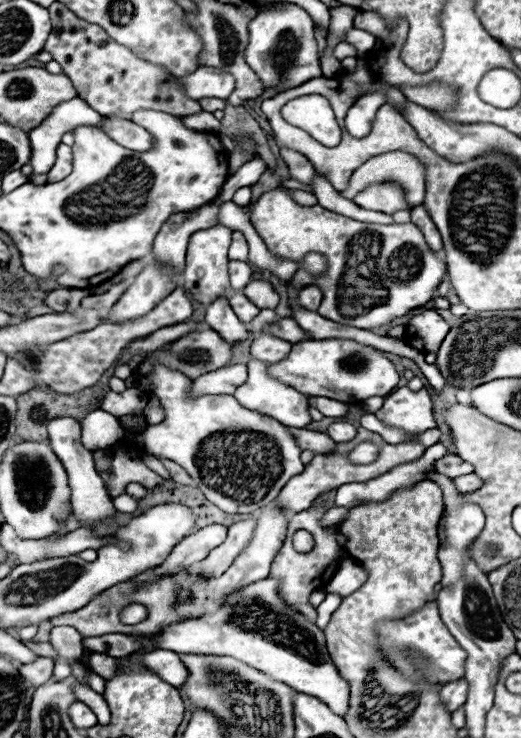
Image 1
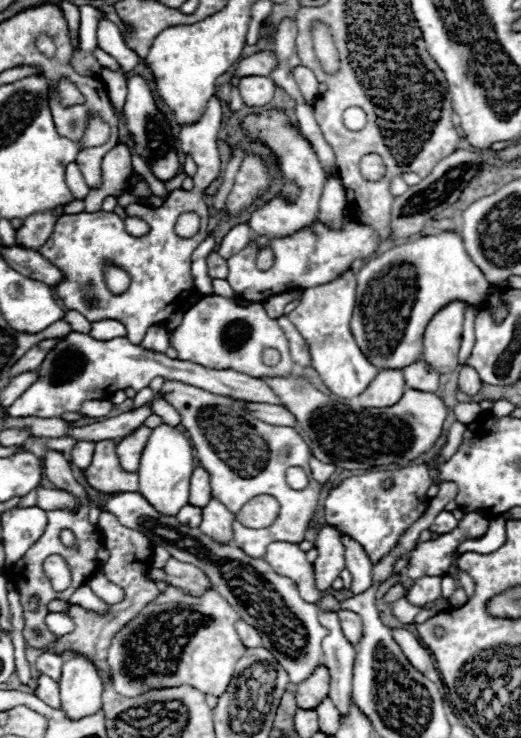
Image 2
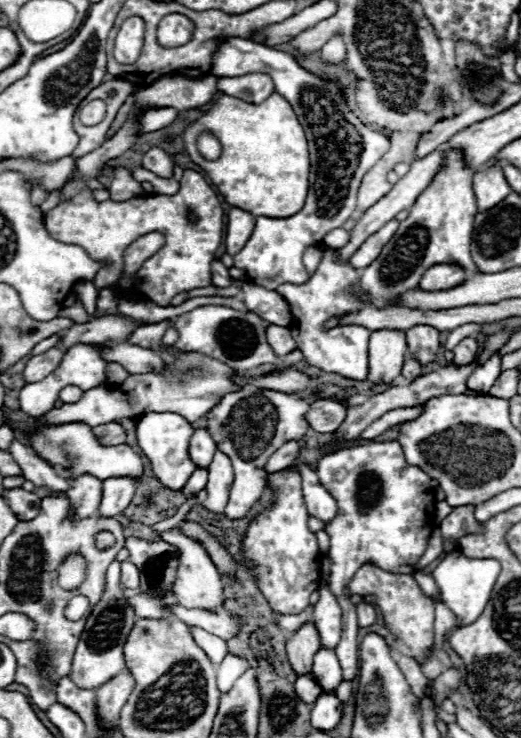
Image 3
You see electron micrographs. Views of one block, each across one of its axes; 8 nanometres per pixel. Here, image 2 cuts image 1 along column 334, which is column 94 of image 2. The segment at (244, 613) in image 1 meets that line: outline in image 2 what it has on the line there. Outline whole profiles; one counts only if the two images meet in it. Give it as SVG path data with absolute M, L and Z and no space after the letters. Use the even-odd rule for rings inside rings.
M74 656L64 662L60 676L60 700L68 718L78 720L100 710L104 684L98 670L86 658Z

